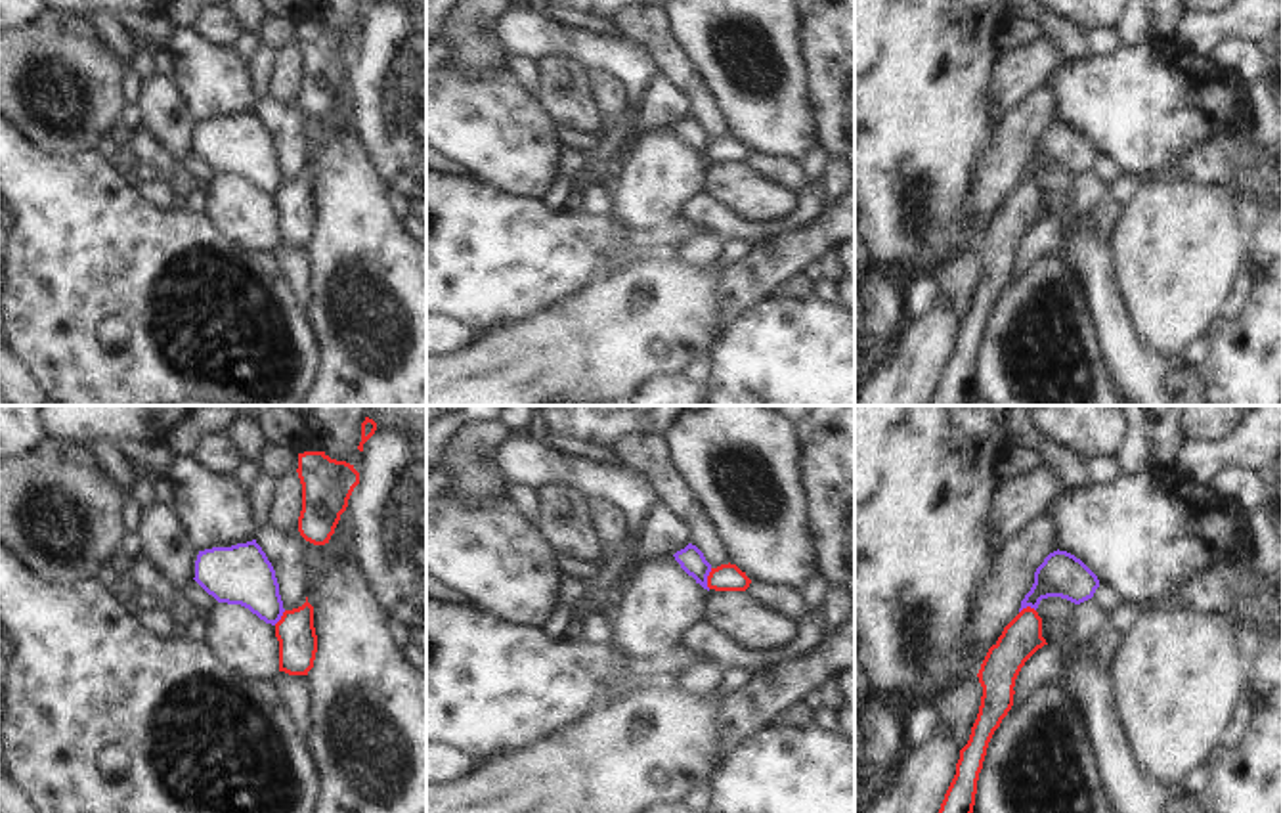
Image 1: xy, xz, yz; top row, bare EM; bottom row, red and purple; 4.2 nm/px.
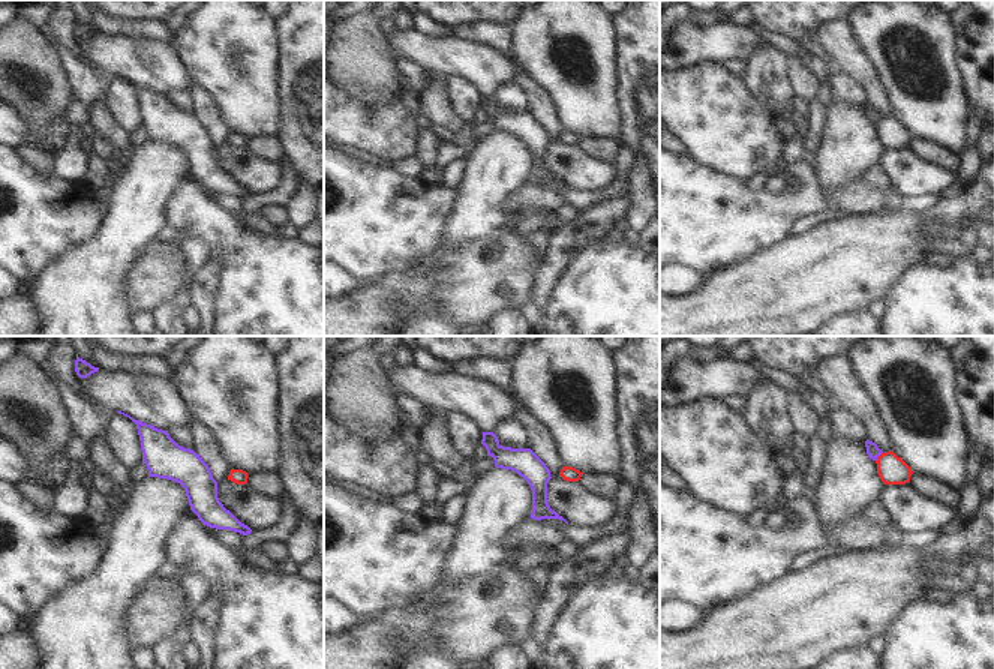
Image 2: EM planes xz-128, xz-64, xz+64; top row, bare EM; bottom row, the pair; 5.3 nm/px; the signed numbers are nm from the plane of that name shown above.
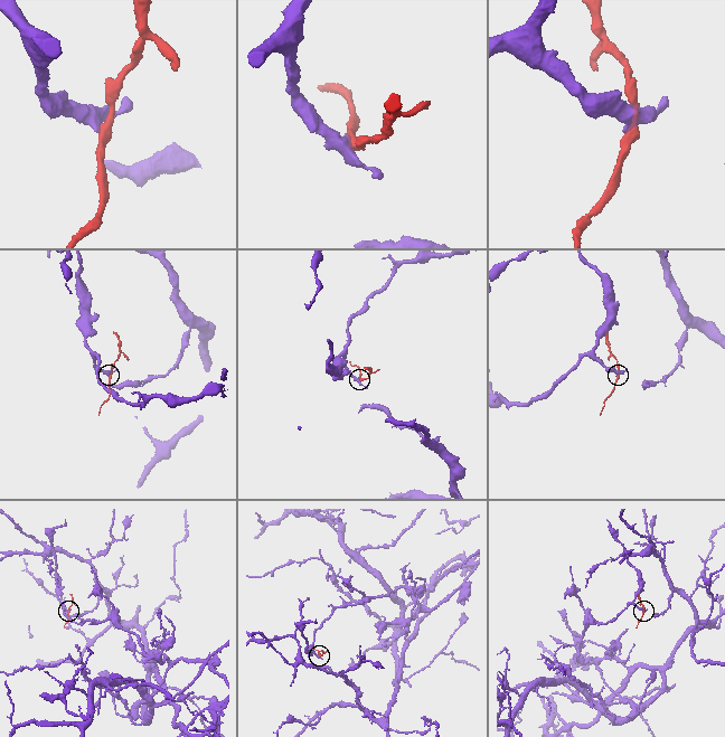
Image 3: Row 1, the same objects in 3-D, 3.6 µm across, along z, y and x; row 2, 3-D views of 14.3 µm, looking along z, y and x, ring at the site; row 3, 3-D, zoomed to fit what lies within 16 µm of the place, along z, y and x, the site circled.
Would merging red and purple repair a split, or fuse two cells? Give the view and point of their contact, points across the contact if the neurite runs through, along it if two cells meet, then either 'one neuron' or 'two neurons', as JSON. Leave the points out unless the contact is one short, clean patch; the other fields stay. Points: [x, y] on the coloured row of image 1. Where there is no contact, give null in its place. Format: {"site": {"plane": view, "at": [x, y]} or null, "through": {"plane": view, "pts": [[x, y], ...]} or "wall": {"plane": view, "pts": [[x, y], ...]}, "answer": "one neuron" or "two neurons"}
{"site": {"plane": "xz", "at": [708, 578]}, "wall": {"plane": "xz", "pts": [[712, 569], [708, 588]]}, "answer": "two neurons"}

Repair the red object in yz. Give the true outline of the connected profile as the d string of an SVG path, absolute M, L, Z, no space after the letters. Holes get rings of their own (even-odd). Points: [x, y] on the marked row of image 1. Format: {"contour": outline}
{"contour": "M1027 606L988 648L977 673L983 687L979 714L967 744L960 750L956 775L939 813L973 813L977 780L988 742L1013 706L1013 687L1021 668L1044 645L1048 643L1042 637L1042 618L1034 608Z"}

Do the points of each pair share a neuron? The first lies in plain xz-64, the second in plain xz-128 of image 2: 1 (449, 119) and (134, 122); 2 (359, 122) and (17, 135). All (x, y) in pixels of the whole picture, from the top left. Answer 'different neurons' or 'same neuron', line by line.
1: different neurons
2: same neuron

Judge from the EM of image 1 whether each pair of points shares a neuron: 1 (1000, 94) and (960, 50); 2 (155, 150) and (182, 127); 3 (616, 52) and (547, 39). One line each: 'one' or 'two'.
1: two
2: two
3: one

